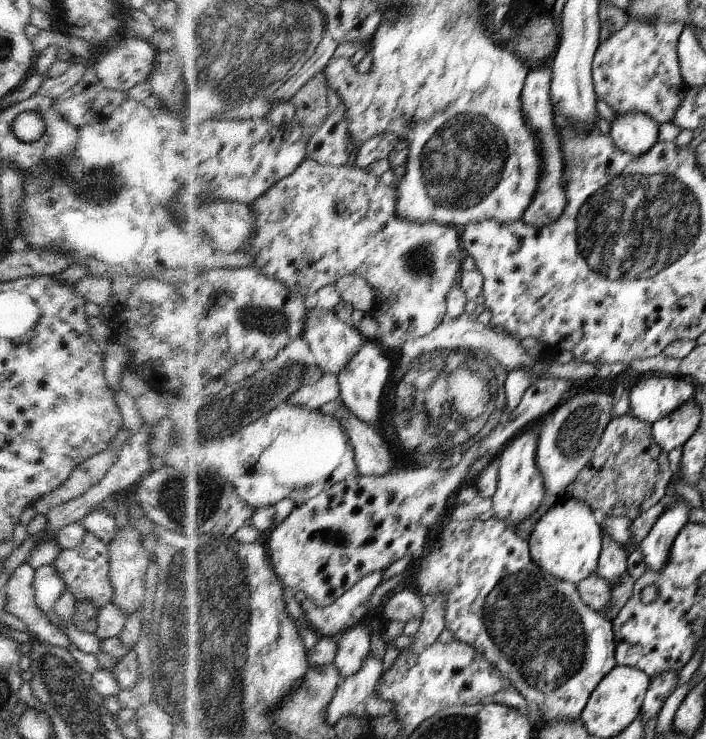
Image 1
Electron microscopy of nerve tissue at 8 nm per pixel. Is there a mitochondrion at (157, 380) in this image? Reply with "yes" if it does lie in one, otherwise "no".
no

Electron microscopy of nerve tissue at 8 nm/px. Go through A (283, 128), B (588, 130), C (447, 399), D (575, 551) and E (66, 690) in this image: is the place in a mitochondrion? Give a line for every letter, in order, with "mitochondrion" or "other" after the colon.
A: other
B: other
C: mitochondrion
D: other
E: mitochondrion

